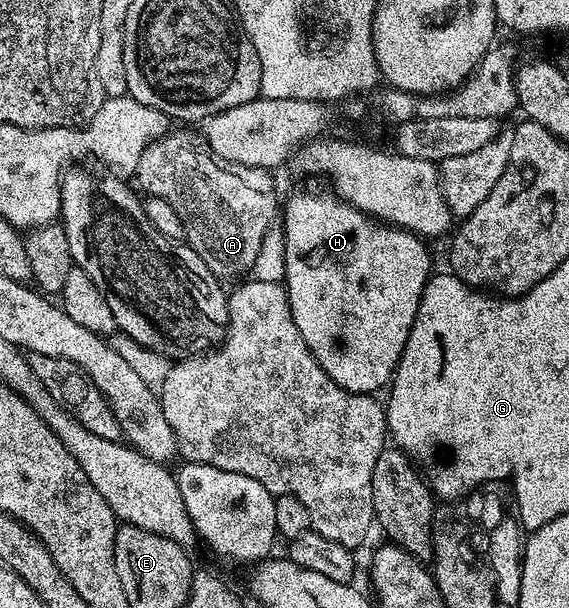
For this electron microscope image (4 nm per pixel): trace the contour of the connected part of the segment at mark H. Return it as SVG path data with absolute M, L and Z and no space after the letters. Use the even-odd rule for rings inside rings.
M294 193L290 198L285 198L284 208L280 213L280 224L282 227L282 234L284 235L284 271L286 272L284 278L284 284L286 287L286 294L288 295L288 303L290 304L290 310L292 311L292 319L296 319L296 327L300 331L300 335L304 339L304 343L308 343L308 347L312 351L312 355L320 363L320 367L325 373L333 379L336 384L348 391L349 393L368 393L371 395L377 394L377 389L385 390L389 386L394 371L398 367L398 361L402 357L404 347L408 343L408 335L412 331L412 323L416 319L416 311L420 307L420 299L422 298L422 292L426 286L426 282L430 280L432 276L432 268L430 269L430 253L426 250L427 245L420 237L412 233L407 233L405 229L400 229L392 225L385 224L375 218L369 217L367 213L362 213L358 209L353 209L347 201L338 200L337 196L329 195L330 197L321 197L318 193Z

